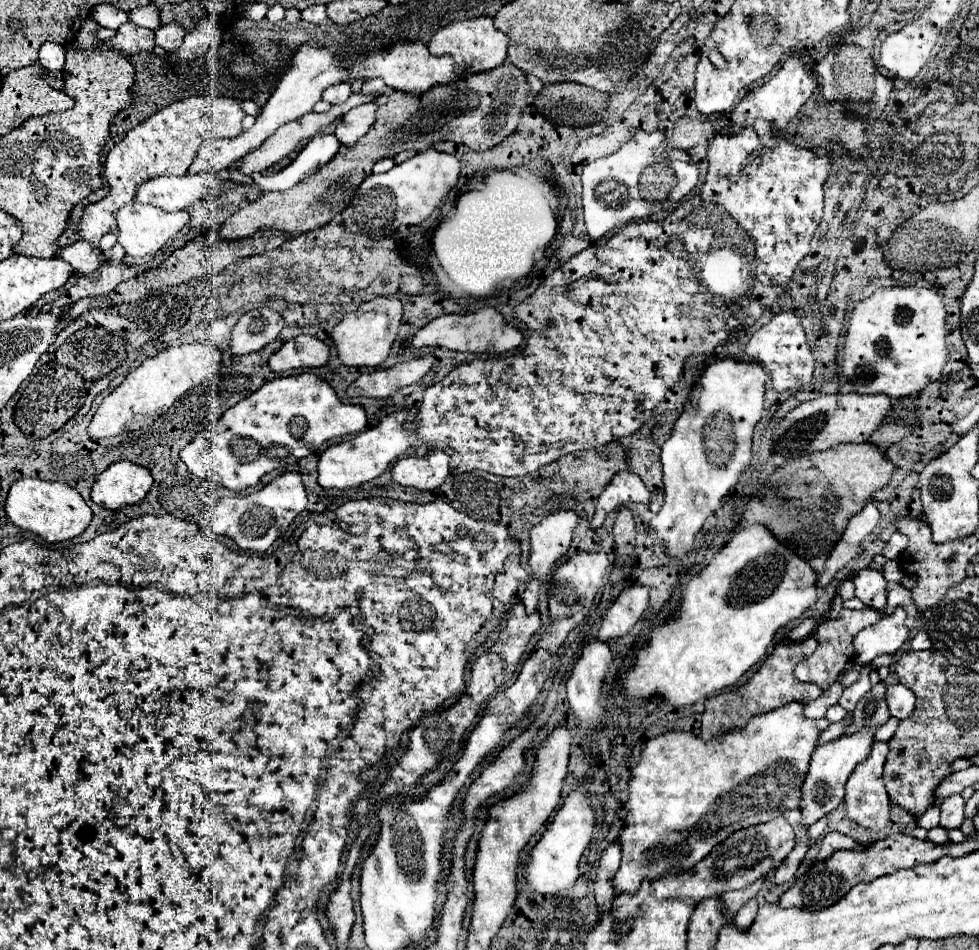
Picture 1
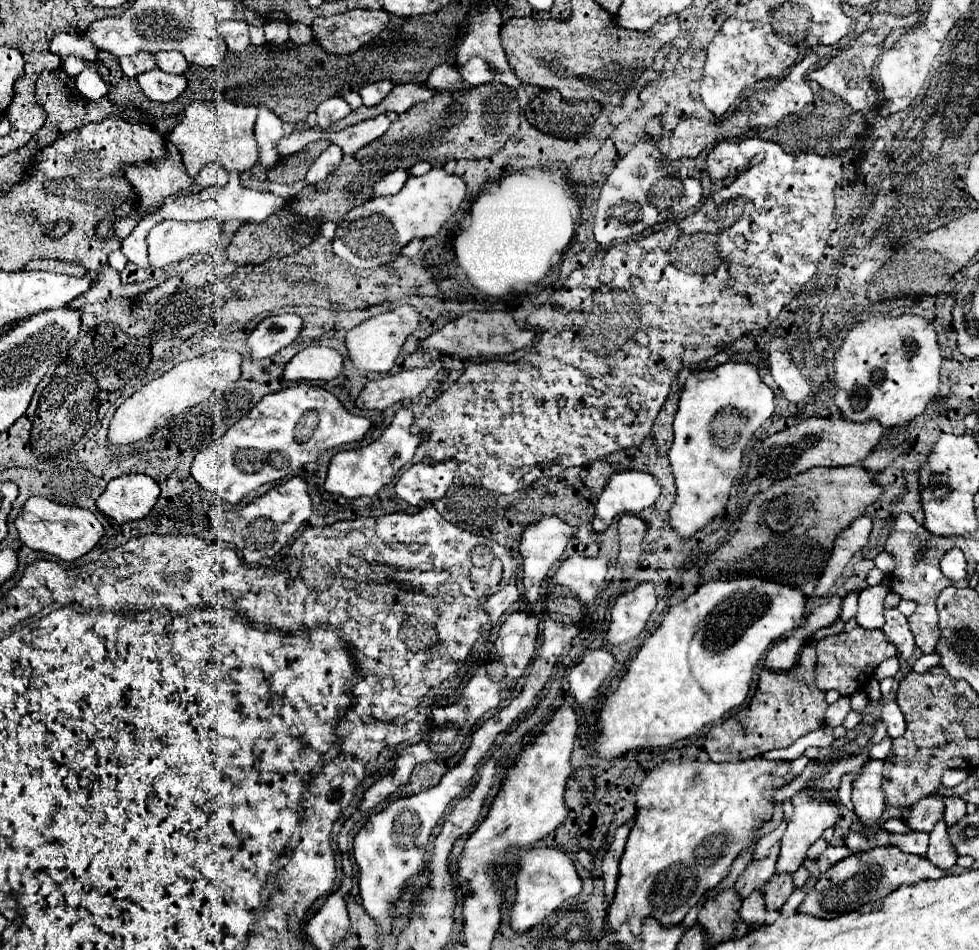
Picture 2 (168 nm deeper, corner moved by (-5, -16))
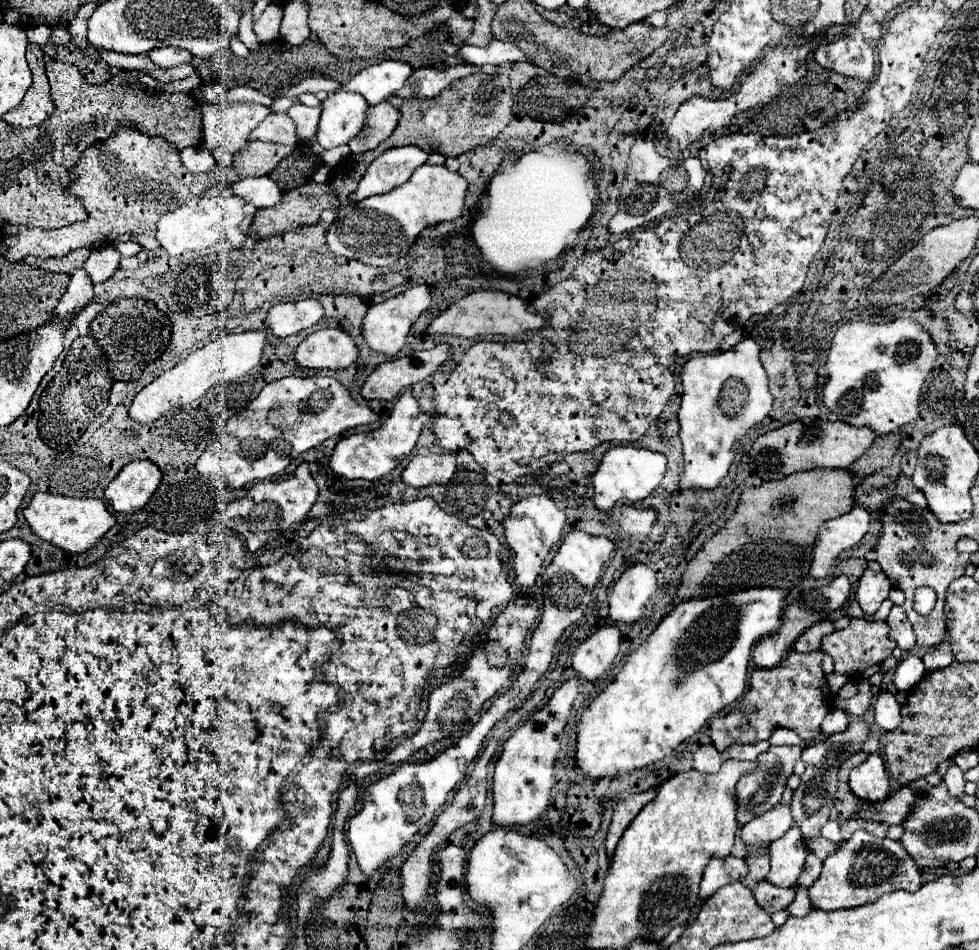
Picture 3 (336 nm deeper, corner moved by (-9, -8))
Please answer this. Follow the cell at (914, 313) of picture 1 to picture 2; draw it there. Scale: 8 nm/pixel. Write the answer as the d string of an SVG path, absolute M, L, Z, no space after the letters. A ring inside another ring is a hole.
M871 316L869 320L851 328L843 346L835 352L835 406L839 408L841 416L851 422L877 420L883 428L903 426L905 422L923 414L927 404L937 396L941 360L937 334L931 322L923 320L921 316Z

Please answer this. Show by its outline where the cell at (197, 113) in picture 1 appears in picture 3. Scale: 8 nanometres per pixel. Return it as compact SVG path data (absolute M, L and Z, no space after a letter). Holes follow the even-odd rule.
M233 102L227 106L203 104L203 138L201 148L213 152L215 148L225 148L231 154L241 154L249 144L251 132L269 116L269 108L257 102Z

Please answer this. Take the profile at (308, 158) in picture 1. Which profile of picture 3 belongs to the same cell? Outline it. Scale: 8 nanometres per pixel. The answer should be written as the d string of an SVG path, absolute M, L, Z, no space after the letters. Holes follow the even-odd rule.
M337 92L337 96L329 94L323 102L321 102L321 120L319 120L319 128L317 128L317 142L323 148L335 148L341 144L347 144L353 136L357 136L357 132L361 130L363 122L365 122L365 112L369 108L369 104L365 102L365 98L361 94L355 92Z

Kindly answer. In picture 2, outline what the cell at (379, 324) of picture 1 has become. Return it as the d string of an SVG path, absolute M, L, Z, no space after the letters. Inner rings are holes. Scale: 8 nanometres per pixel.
M403 304L391 312L385 312L385 314L377 314L377 316L371 316L369 320L365 320L363 324L351 328L345 336L345 342L347 342L347 350L349 350L349 356L351 356L351 362L361 368L361 370L367 370L367 372L381 372L381 374L387 374L395 360L397 360L397 354L401 350L401 346L405 344L407 336L419 326L419 314L413 306L409 304Z

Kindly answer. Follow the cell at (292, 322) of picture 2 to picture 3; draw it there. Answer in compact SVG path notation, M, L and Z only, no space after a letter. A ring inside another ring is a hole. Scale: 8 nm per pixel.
M301 300L291 304L277 304L269 310L265 324L273 336L285 338L317 324L323 316L323 308L317 300Z

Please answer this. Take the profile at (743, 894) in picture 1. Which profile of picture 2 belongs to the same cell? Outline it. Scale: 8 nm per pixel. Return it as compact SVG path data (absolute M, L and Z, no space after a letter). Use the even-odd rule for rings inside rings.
M775 844L769 850L769 856L765 860L757 860L757 864L749 864L743 874L739 876L739 880L735 882L737 892L741 894L741 898L749 896L753 890L763 890L765 882L775 874L775 864L777 864L777 856L779 856L779 844Z

